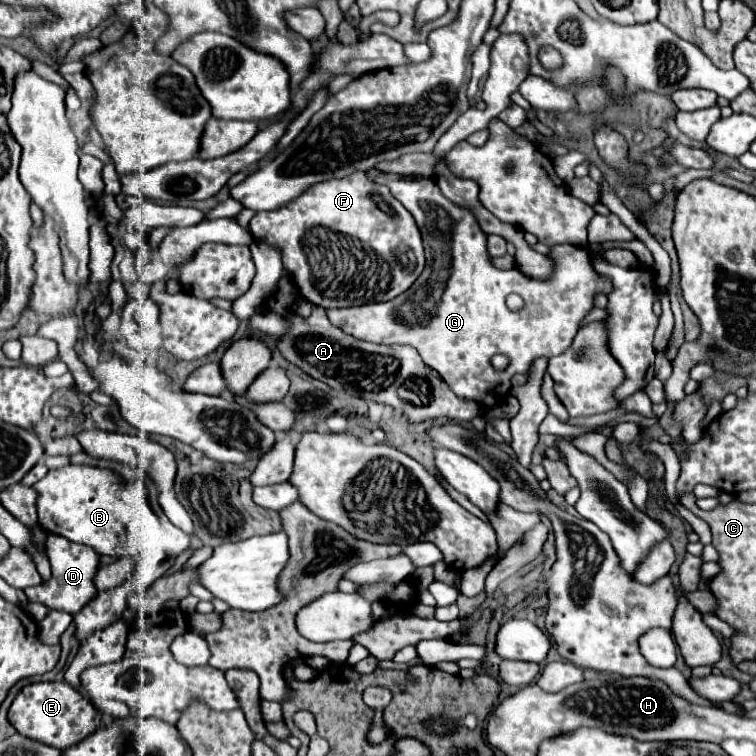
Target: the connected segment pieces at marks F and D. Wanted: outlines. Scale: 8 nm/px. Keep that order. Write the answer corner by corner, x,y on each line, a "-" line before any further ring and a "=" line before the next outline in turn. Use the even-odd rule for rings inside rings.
354,172
344,180
328,180
328,184
316,184
316,188
304,192
300,200
292,200
292,204
286,204
284,208
278,208
274,212
258,212
254,216
254,222
250,222
250,232
256,240
280,250
284,270
290,272
300,296
324,310
388,302
406,292
424,268
422,238
416,222
412,220
412,214
406,212
406,208
390,194
386,186
368,180
364,172
-
402,246
410,248
416,256
416,268
412,274
404,272
396,258
396,252
=
48,534
46,536
46,554
52,564
52,580
44,586
32,586
26,588
24,594
28,600
36,600
46,604
48,608
60,608
70,614
78,614
94,596
98,596
98,588
94,584
96,572
100,568
100,554
92,546
72,542
60,534

